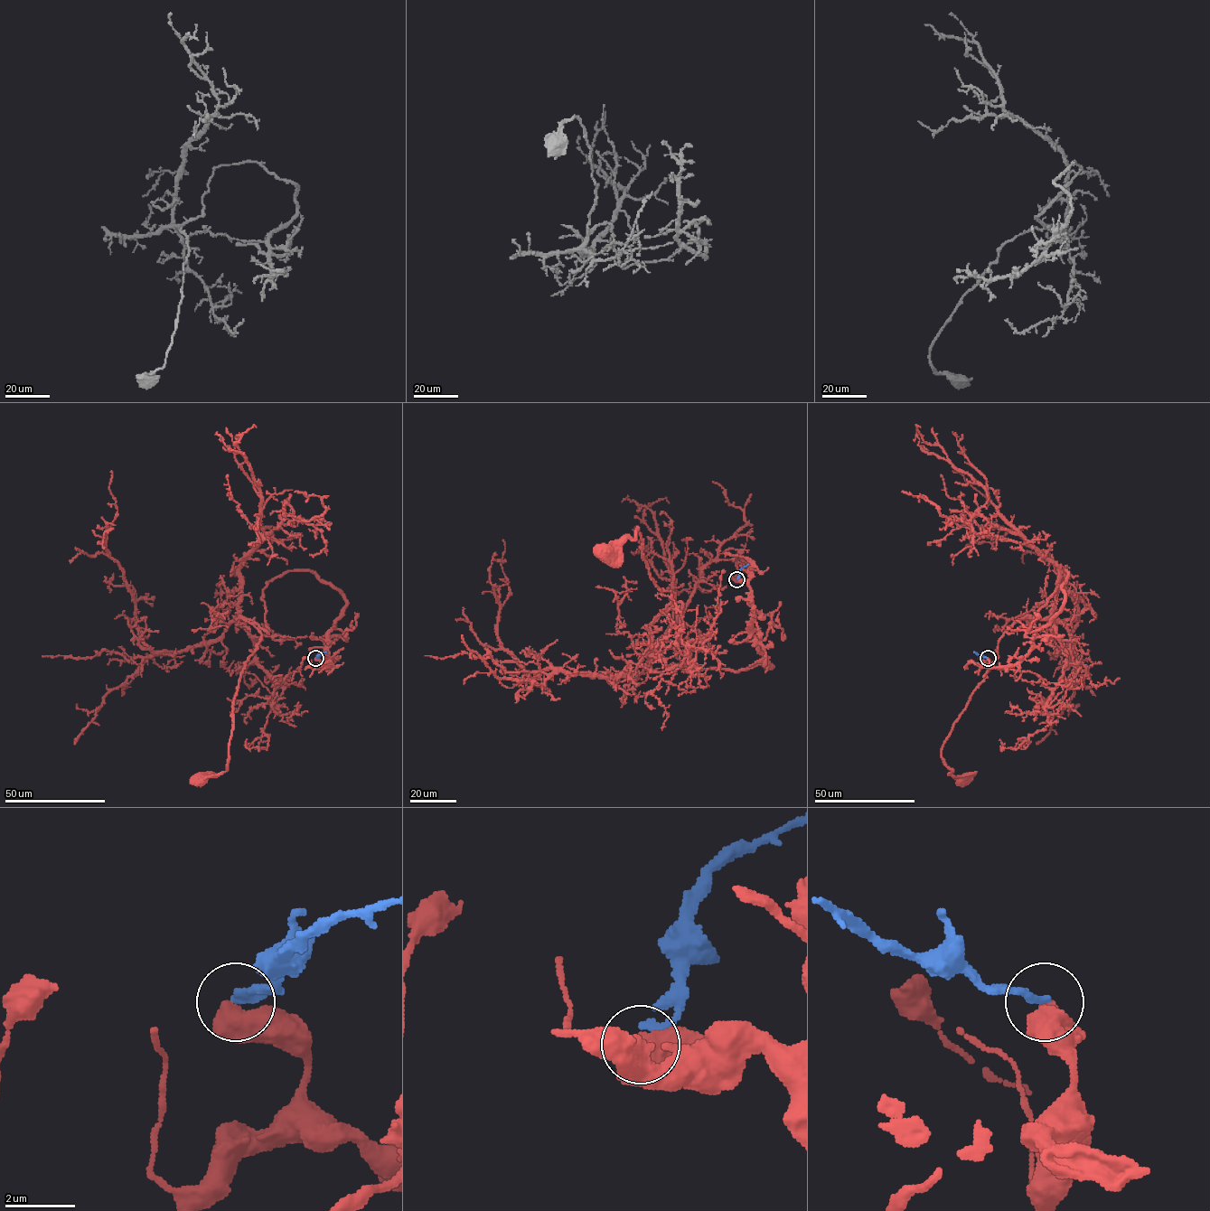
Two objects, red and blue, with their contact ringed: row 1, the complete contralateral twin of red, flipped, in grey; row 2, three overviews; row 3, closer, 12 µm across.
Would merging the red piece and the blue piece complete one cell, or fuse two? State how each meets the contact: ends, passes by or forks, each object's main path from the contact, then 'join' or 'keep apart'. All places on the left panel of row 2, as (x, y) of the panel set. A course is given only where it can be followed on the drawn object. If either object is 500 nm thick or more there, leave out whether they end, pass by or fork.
red via (315, 658), (329, 665), (344, 597), (286, 571), (262, 590), (267, 633), (252, 622), (228, 768), (197, 779) | blue via (315, 658), (326, 652) | keep apart

